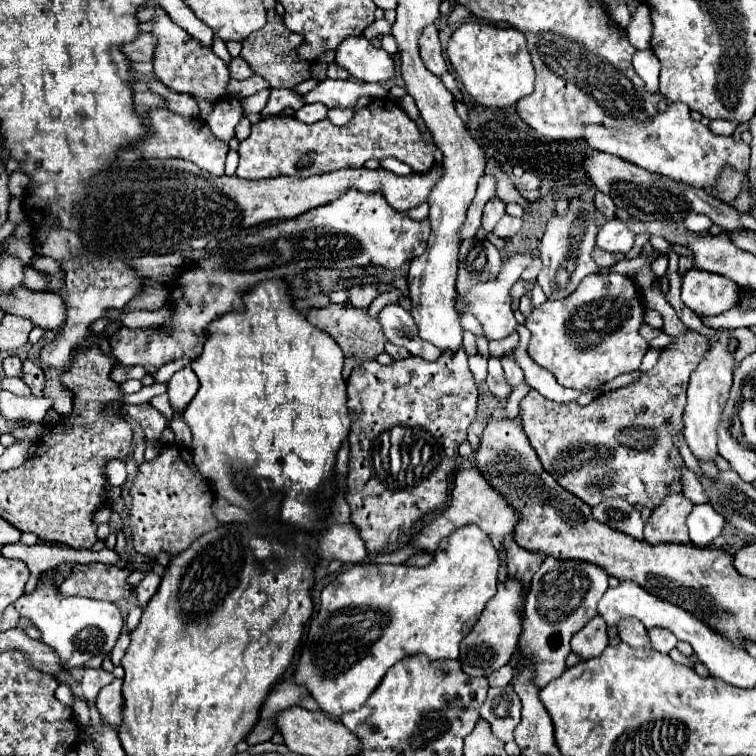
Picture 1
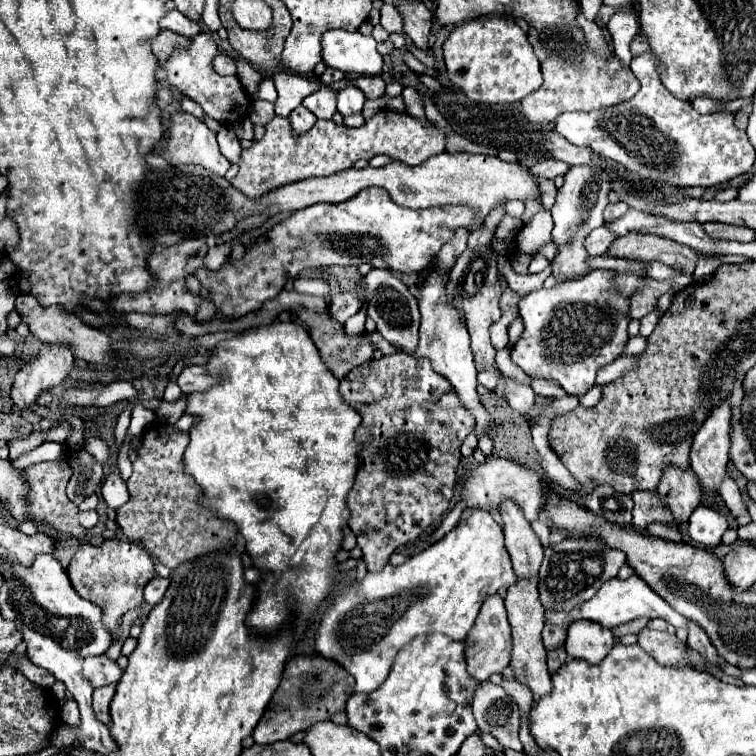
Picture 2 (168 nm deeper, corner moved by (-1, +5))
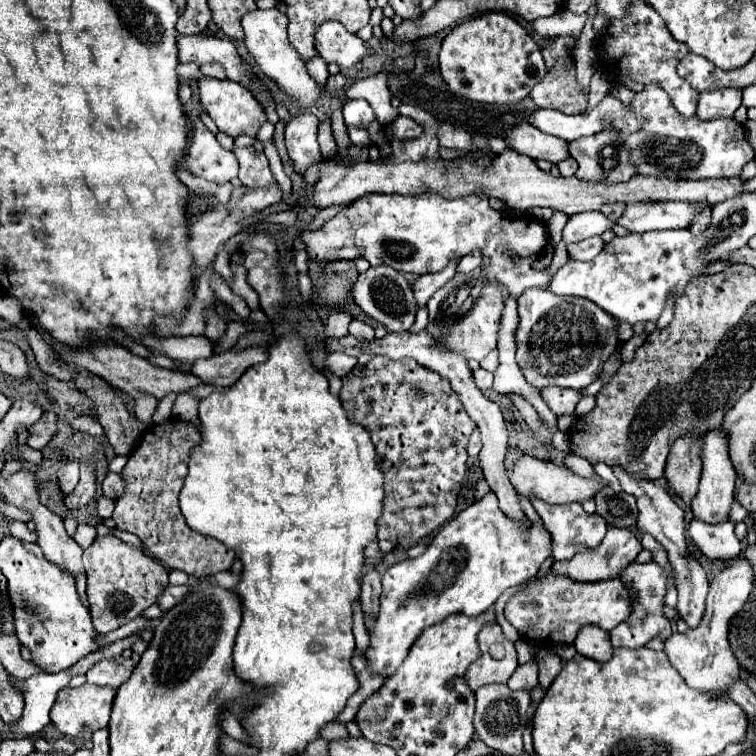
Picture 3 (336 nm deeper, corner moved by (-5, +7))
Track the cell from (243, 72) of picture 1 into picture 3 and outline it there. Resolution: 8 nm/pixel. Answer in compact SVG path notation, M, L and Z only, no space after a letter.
M217 62L203 64L203 66L201 66L201 72L203 72L205 76L217 78L217 80L223 80L223 78L225 78L225 70L223 70L223 66L221 66L221 64L217 64Z

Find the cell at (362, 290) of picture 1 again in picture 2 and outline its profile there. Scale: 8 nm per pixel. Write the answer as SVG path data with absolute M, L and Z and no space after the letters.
M351 292L335 294L329 304L329 316L333 320L337 320L339 324L345 324L345 320L351 318L353 314L357 314L359 310L361 310L361 300L355 298L355 294L351 294Z

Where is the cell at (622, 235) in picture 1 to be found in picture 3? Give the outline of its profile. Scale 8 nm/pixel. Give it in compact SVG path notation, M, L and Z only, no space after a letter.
M591 236L587 240L569 244L567 252L573 260L593 260L603 250L603 246L605 246L605 242L601 236Z

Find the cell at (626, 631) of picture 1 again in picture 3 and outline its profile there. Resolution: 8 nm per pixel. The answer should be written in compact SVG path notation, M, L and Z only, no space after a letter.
M733 558L729 566L713 576L711 588L707 594L707 610L703 616L703 622L695 630L687 630L683 634L673 632L665 640L663 652L667 654L671 666L683 676L687 686L701 690L701 692L713 692L713 694L723 694L725 688L739 678L739 664L737 658L733 656L727 640L727 626L729 620L743 608L749 592L753 590L755 574L753 566L747 558Z

